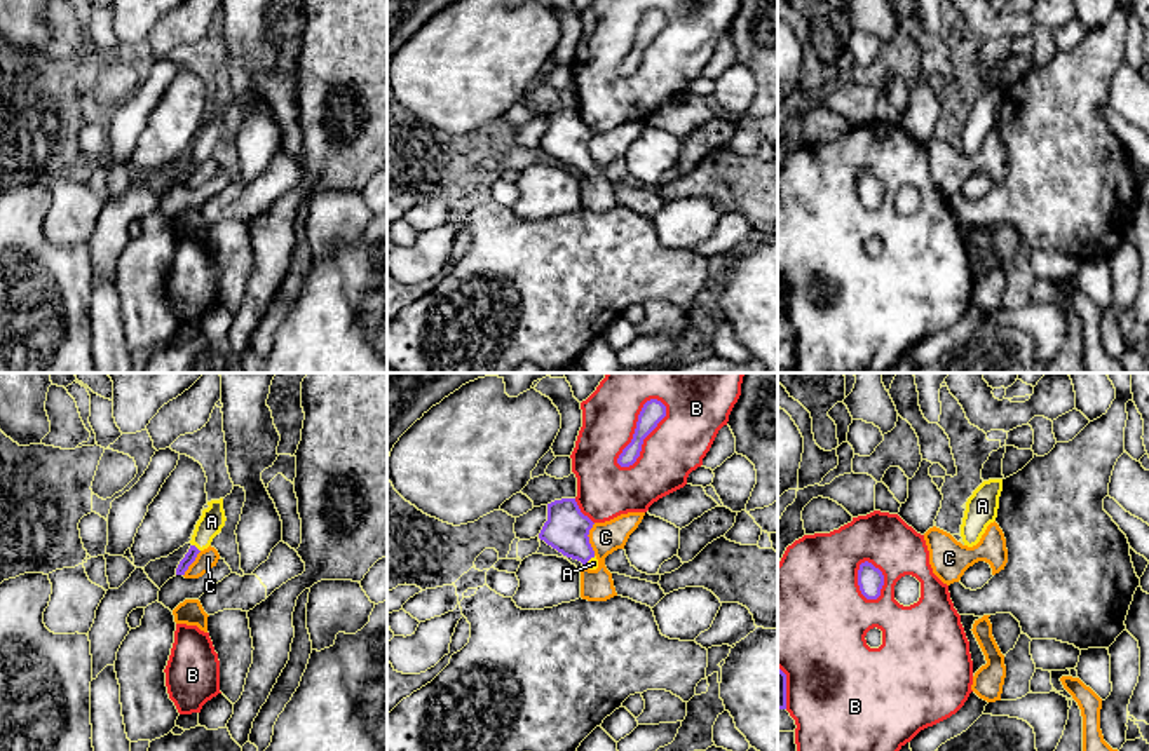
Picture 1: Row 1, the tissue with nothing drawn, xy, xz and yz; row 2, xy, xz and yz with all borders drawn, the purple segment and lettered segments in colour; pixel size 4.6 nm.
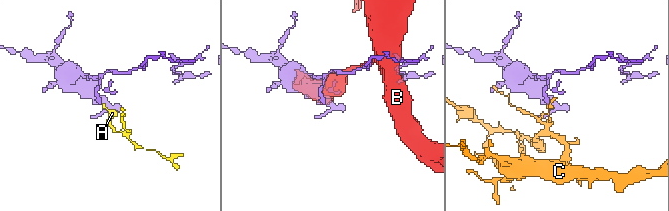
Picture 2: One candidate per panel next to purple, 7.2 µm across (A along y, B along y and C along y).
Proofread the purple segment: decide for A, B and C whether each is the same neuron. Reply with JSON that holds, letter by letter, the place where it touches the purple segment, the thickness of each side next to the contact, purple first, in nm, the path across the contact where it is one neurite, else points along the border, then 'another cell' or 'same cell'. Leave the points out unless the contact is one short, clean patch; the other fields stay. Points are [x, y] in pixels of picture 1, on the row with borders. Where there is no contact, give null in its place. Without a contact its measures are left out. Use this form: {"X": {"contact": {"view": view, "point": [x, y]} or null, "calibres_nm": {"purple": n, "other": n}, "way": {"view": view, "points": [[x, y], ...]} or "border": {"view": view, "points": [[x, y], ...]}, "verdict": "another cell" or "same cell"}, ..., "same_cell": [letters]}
{"A": {"contact": {"view": "xy", "point": [196, 548]}, "calibres_nm": {"purple": 50, "other": 120}, "way": {"view": "xy", "points": [[192, 553], [196, 548], [211, 521]]}, "verdict": "same cell"}, "B": {"contact": {"view": "xz", "point": [645, 436]}, "calibres_nm": {"purple": 110, "other": 280}, "verdict": "another cell"}, "C": {"contact": {"view": "xz", "point": [588, 539]}, "calibres_nm": {"purple": 200, "other": 140}, "verdict": "another cell"}, "same_cell": ["A"]}

